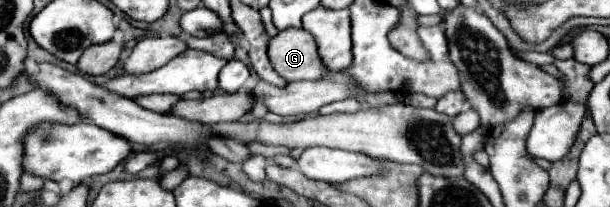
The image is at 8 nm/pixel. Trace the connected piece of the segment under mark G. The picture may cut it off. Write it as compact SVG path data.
M285 29L269 39L267 49L273 69L287 81L319 79L327 69L319 63L315 39L303 29Z

